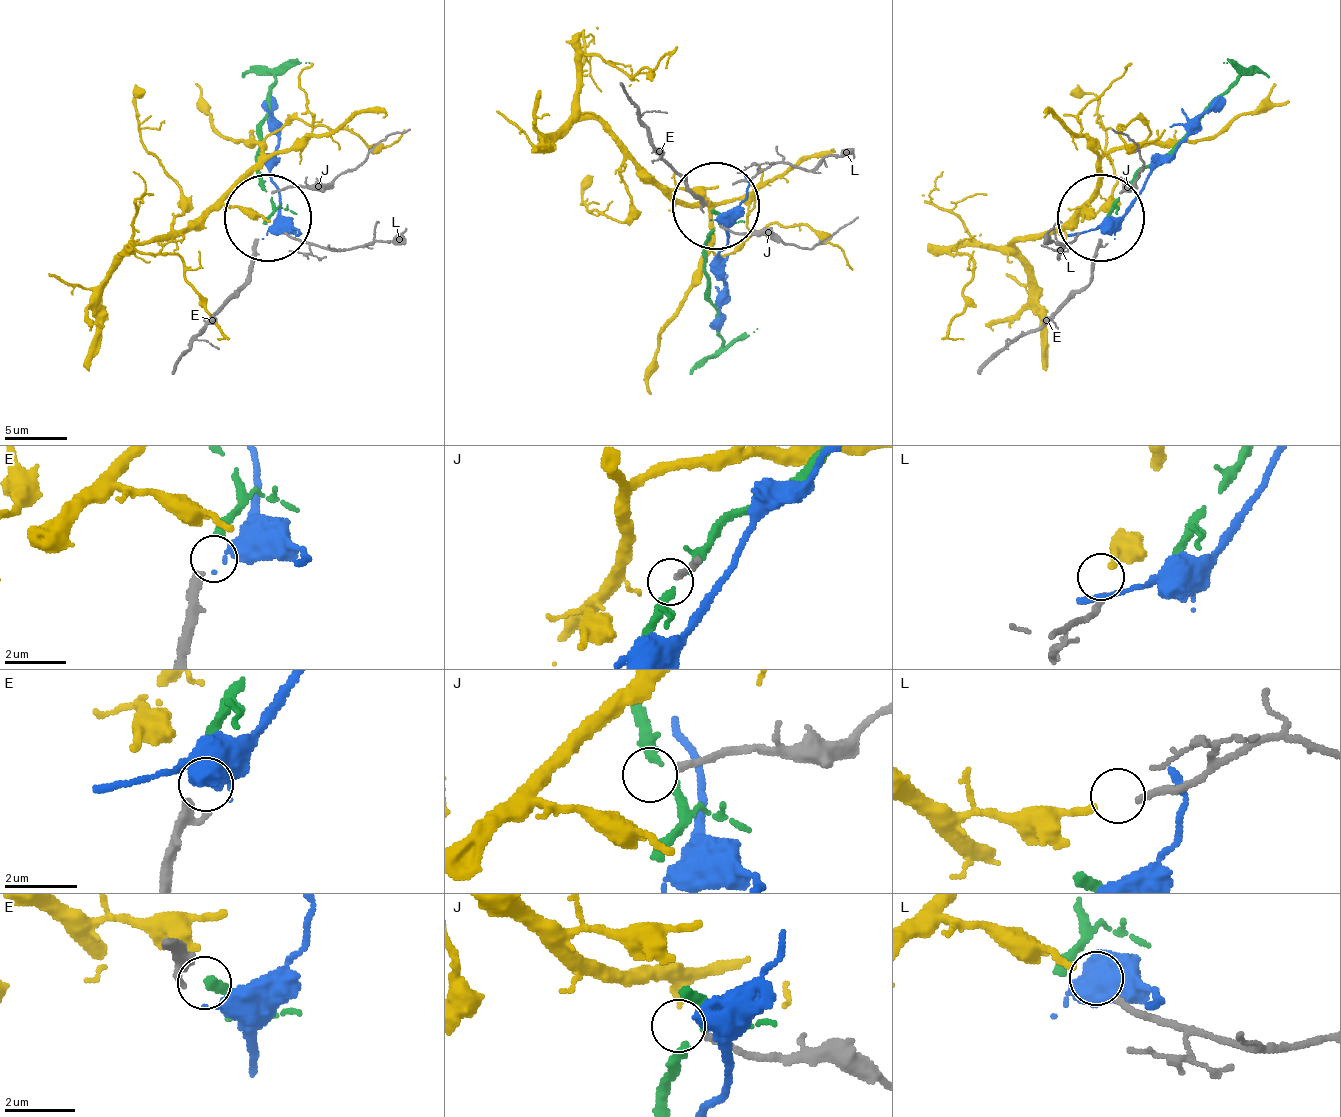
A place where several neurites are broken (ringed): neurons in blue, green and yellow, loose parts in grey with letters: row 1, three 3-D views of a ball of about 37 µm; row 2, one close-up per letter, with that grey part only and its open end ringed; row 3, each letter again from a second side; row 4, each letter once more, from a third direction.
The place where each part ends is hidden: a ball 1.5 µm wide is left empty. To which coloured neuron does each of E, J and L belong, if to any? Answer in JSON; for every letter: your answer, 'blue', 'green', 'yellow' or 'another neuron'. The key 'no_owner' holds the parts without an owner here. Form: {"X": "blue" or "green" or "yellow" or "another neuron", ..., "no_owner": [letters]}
{"E": "green", "J": "another neuron", "L": "yellow", "no_owner": ["J"]}

